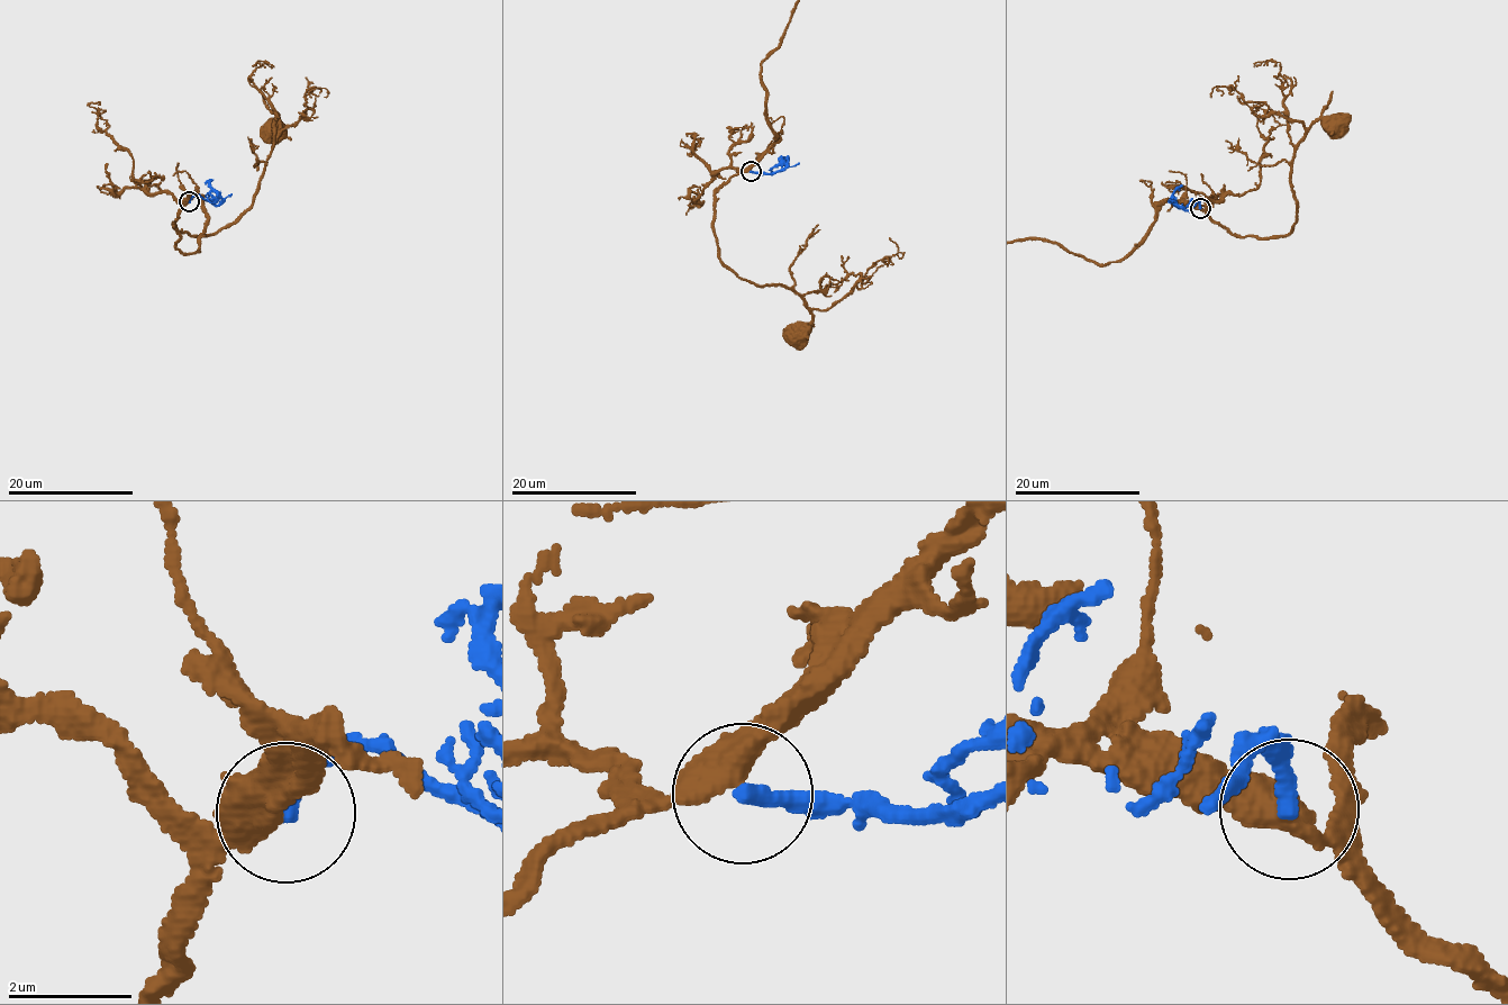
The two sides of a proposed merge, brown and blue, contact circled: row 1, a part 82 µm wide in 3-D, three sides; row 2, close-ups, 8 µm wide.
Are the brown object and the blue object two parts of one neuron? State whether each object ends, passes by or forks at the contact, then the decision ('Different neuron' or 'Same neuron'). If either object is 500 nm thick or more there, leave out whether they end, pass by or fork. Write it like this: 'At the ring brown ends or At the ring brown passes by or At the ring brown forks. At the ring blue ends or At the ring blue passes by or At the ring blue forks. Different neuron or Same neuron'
At the ring brown passes by. At the ring blue ends. Same neuron

